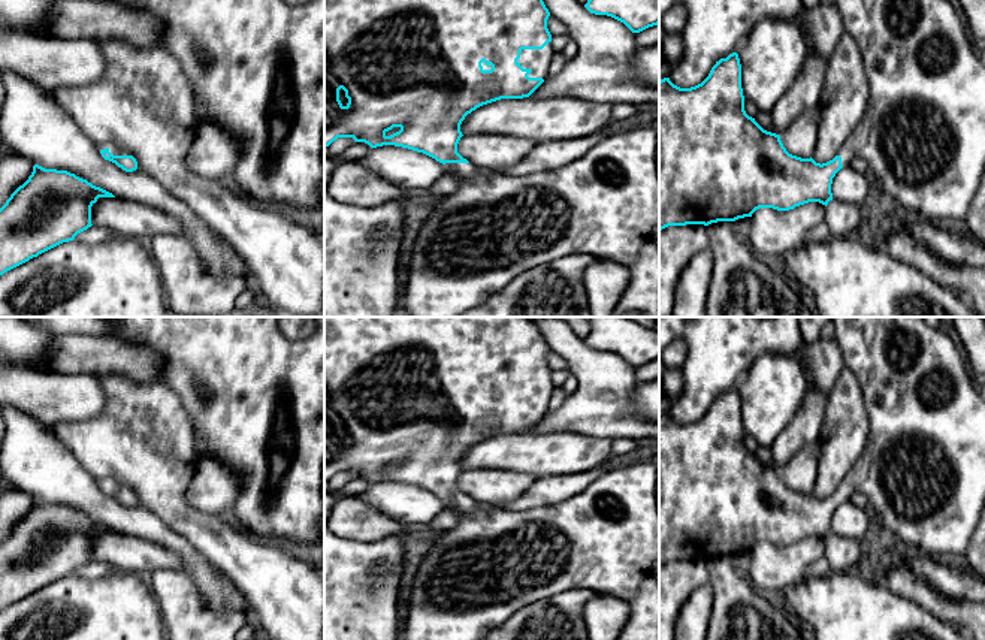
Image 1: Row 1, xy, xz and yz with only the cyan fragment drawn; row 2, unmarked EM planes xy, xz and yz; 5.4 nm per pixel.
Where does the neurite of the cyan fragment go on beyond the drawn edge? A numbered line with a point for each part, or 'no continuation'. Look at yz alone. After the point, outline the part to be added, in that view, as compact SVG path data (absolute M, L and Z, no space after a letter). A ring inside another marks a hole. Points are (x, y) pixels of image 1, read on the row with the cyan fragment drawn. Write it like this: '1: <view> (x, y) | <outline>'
1: yz (922, 135) | M833 0L833 3L842 13L844 31L859 46L870 91L864 118L837 153L842 157L842 166L847 166L856 156L862 157L868 170L880 179L882 187L910 217L931 223L966 218L985 170L985 64L981 60L981 52L969 42L958 13L948 0Z

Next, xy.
1: xy (112, 150) | M100 144L100 145L97 145L97 148L99 148L99 150L108 148L109 153L114 154L114 156L132 156L129 151L115 148L115 147L108 145L108 144Z

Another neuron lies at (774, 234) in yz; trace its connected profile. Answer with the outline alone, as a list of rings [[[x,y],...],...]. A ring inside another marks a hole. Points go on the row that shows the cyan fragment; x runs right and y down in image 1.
[[[809,202],[789,211],[759,208],[750,217],[750,248],[765,260],[782,262],[786,254],[807,242],[807,232],[822,223],[824,217],[825,205],[819,202]]]

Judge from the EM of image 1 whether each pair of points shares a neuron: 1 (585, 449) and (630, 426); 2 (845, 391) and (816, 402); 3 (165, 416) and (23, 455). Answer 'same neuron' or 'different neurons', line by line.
1: different neurons
2: different neurons
3: different neurons

